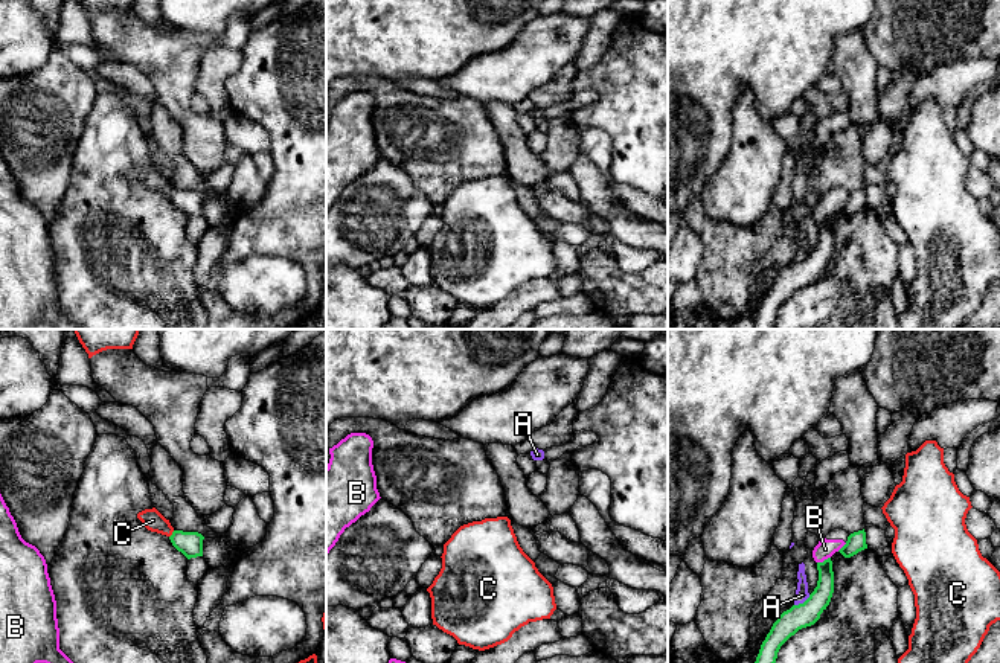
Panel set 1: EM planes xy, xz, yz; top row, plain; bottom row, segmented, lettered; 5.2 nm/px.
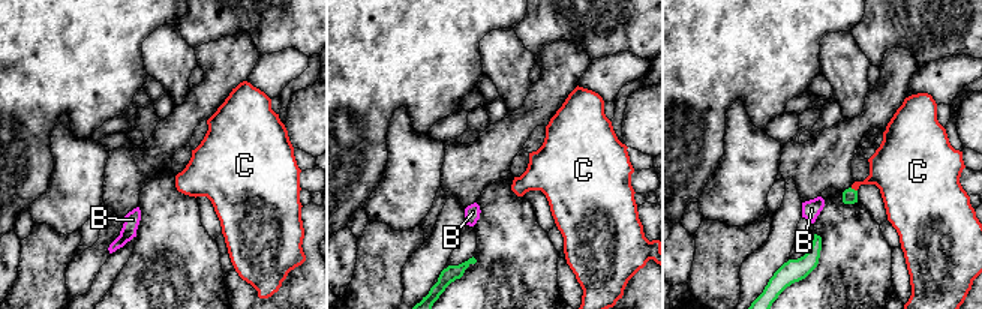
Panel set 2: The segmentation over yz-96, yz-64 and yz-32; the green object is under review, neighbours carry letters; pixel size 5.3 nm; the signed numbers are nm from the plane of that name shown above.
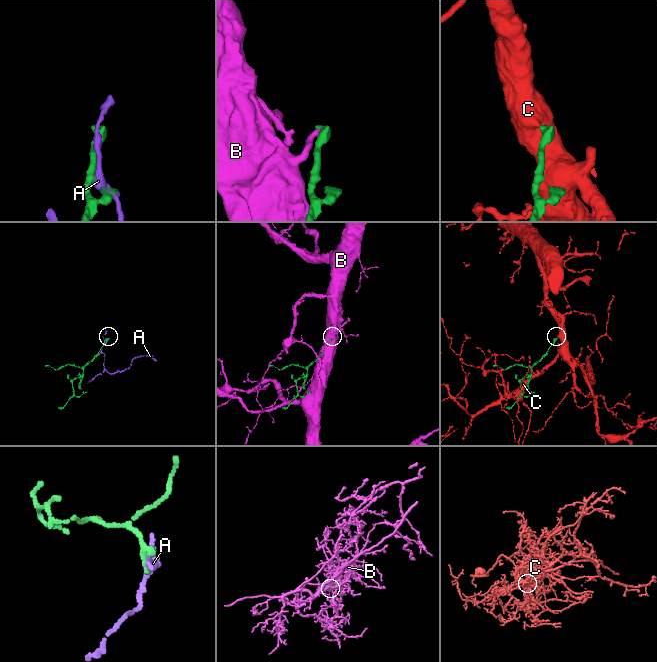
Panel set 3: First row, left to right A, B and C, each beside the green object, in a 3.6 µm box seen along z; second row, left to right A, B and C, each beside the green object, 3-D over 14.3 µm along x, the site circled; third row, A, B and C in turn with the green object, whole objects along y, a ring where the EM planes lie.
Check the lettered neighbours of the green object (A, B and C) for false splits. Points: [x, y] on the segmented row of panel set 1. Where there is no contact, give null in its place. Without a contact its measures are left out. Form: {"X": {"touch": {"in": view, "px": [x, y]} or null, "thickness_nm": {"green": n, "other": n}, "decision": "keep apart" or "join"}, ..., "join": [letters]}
{"A": {"touch": {"in": "yz", "px": [804, 602]}, "thickness_nm": {"green": 130, "other": 70}, "decision": "keep apart"}, "B": {"touch": {"in": "yz", "px": [825, 560]}, "thickness_nm": {"green": 110, "other": 100}, "decision": "keep apart"}, "C": {"touch": {"in": "xy", "px": [173, 534]}, "thickness_nm": {"green": 130, "other": 110}, "decision": "join"}, "join": ["C"]}

